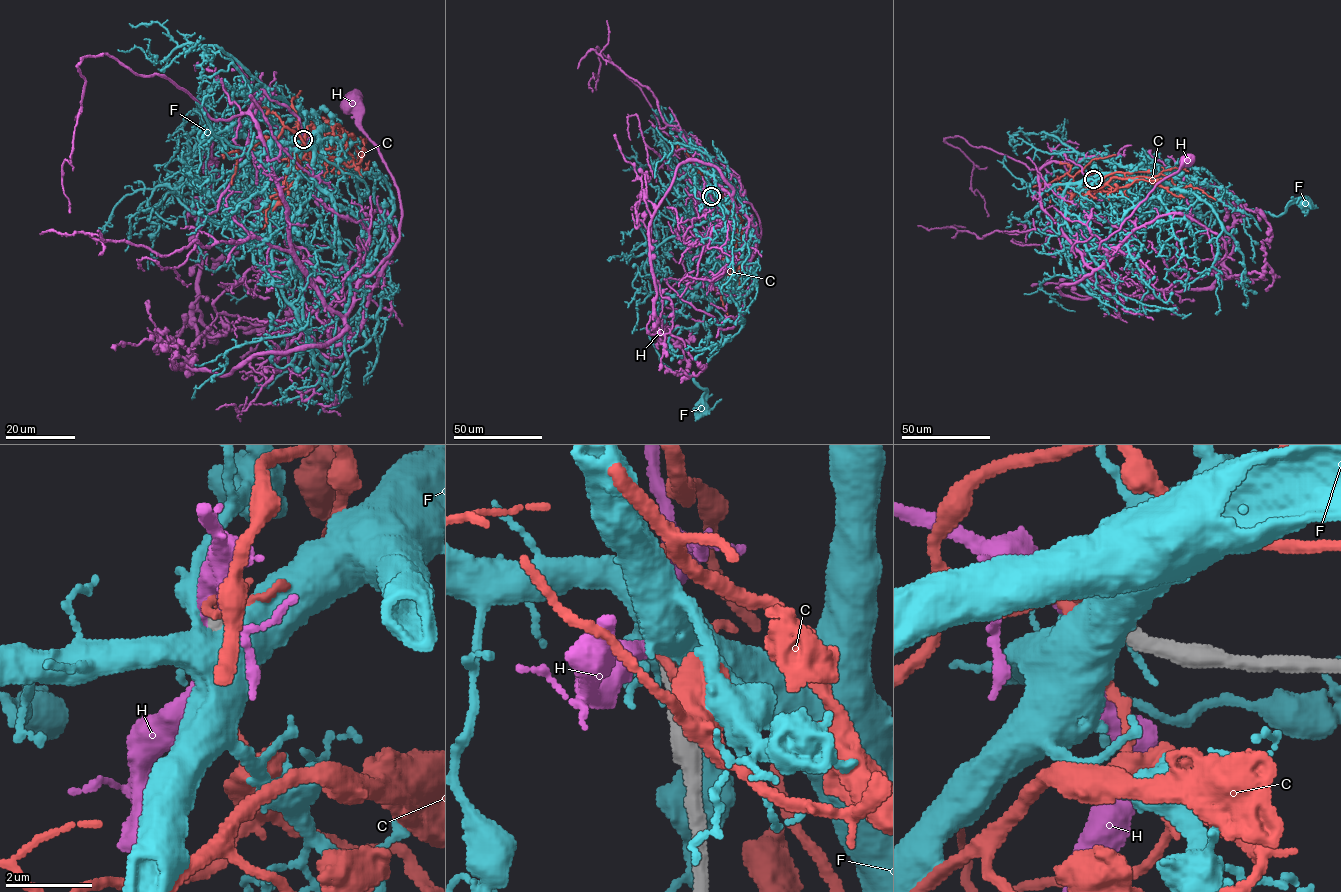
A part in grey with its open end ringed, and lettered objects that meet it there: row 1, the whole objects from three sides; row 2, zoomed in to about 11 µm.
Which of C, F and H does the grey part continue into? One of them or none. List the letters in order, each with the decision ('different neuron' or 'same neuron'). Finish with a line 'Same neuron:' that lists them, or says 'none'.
C: different neuron
F: different neuron
H: different neuron
Same neuron: none

